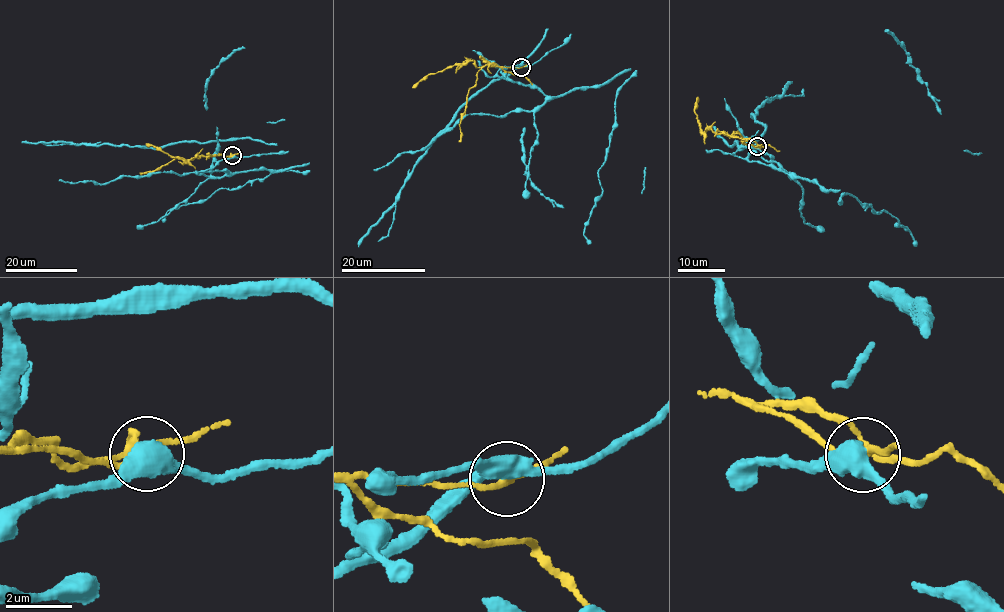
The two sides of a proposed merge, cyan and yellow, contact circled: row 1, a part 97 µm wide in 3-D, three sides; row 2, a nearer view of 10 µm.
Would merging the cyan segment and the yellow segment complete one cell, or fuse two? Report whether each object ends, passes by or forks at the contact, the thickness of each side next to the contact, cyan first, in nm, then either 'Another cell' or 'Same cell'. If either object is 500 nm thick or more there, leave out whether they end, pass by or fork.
Thickness 500 nm (cyan) against 200 nm. Another cell

